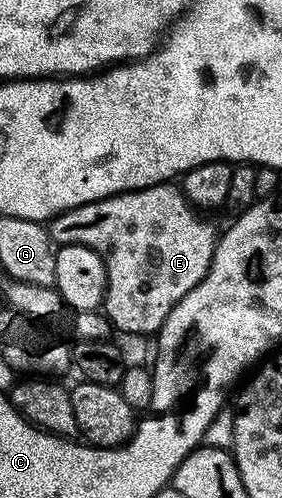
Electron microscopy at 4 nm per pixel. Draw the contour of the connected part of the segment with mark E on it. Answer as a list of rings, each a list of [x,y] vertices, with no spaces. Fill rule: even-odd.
[[[170,182],[75,206],[54,216],[47,227],[54,244],[78,244],[99,254],[107,274],[103,312],[109,317],[110,325],[129,336],[152,337],[165,325],[167,314],[171,314],[173,307],[205,277],[211,266],[218,237],[215,232],[213,236],[212,226],[201,216],[204,215],[190,204],[180,187]]]

